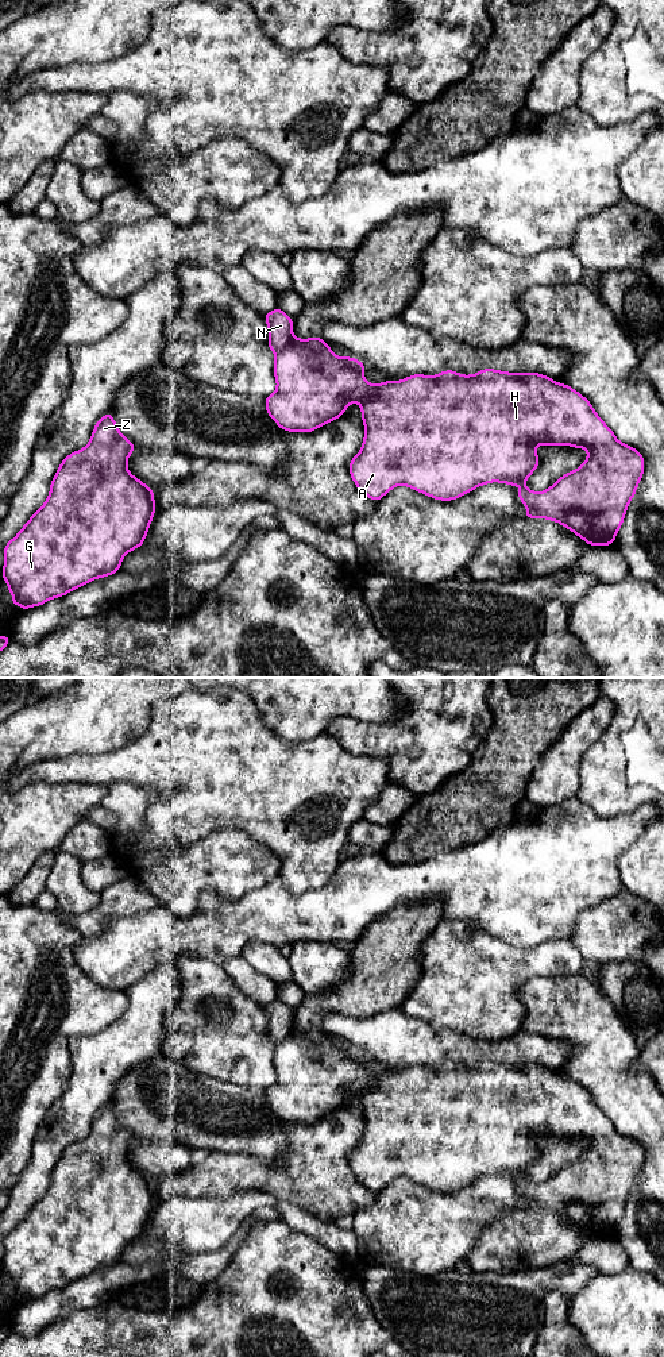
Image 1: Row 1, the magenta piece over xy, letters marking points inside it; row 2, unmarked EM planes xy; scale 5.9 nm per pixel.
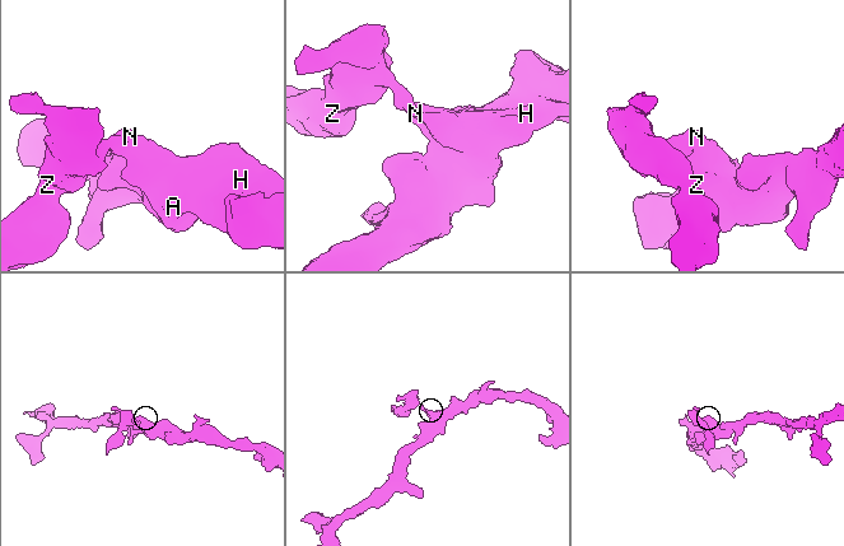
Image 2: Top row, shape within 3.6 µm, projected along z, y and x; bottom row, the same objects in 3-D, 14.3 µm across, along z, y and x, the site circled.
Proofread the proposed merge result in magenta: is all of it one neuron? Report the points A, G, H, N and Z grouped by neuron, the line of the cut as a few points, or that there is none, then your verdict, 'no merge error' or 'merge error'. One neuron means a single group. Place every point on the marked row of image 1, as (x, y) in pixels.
A H / G N Z | xy (293, 336), (275, 355) | merge error

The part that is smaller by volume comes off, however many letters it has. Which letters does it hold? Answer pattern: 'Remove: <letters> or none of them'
Remove: G, N, Z

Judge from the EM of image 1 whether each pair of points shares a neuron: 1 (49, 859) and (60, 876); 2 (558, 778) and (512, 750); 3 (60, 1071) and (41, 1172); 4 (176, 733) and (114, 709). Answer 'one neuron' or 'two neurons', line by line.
1: two neurons
2: two neurons
3: two neurons
4: two neurons

